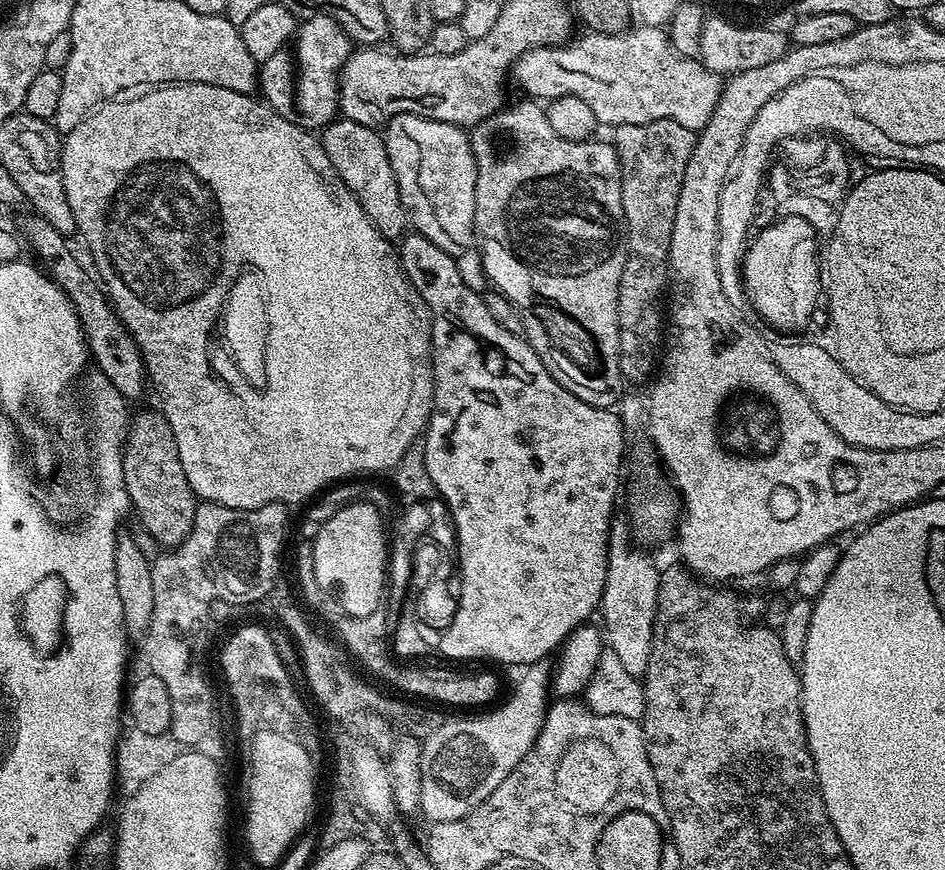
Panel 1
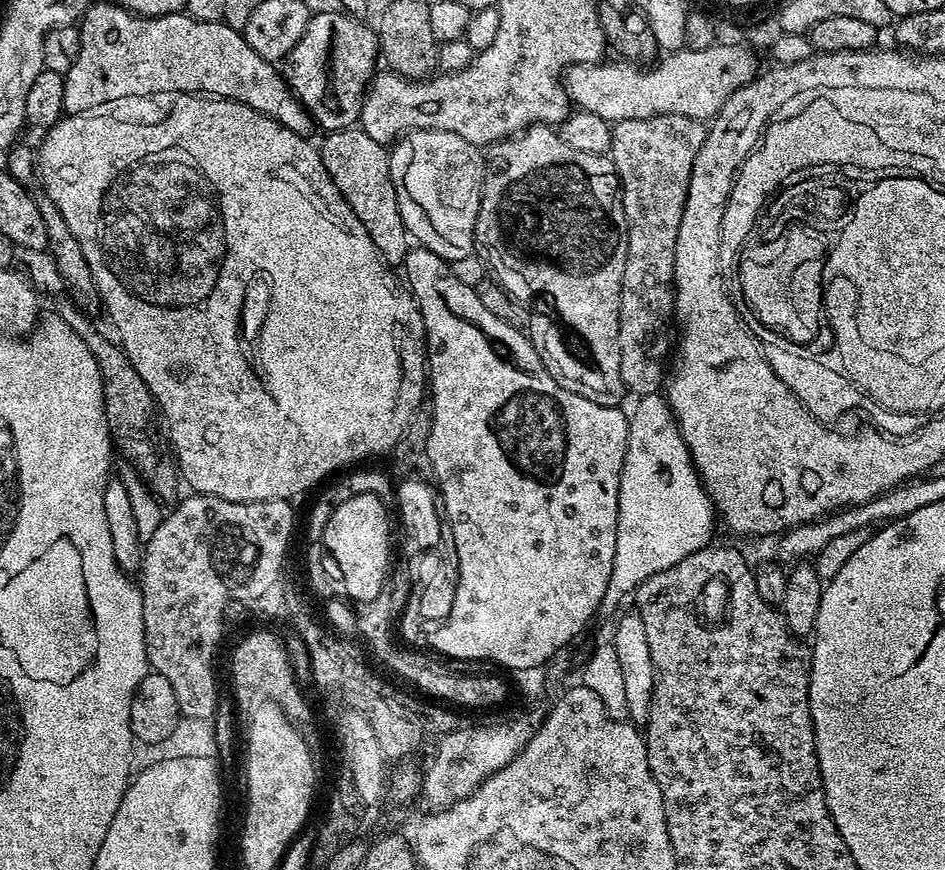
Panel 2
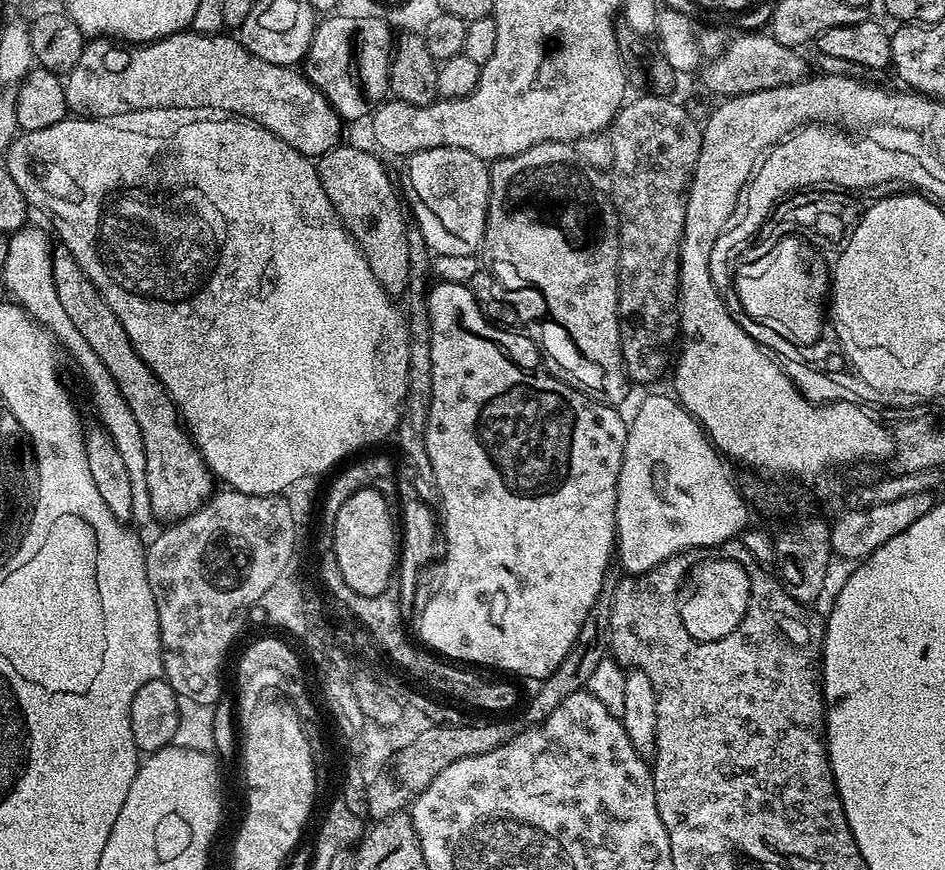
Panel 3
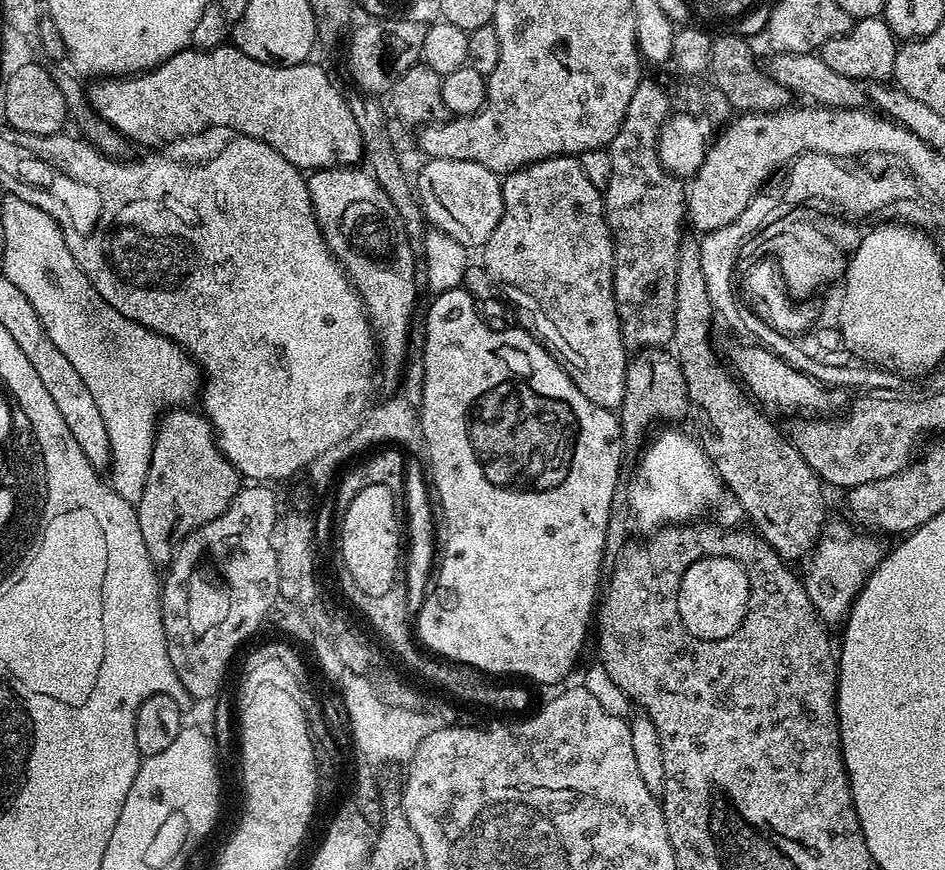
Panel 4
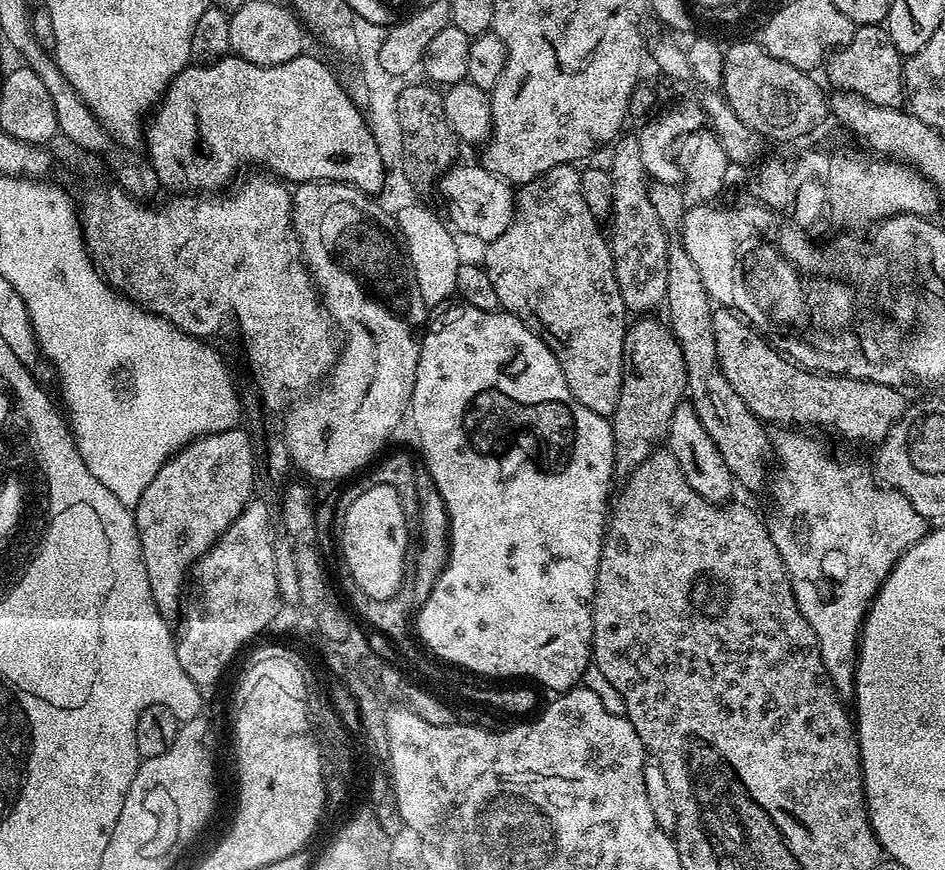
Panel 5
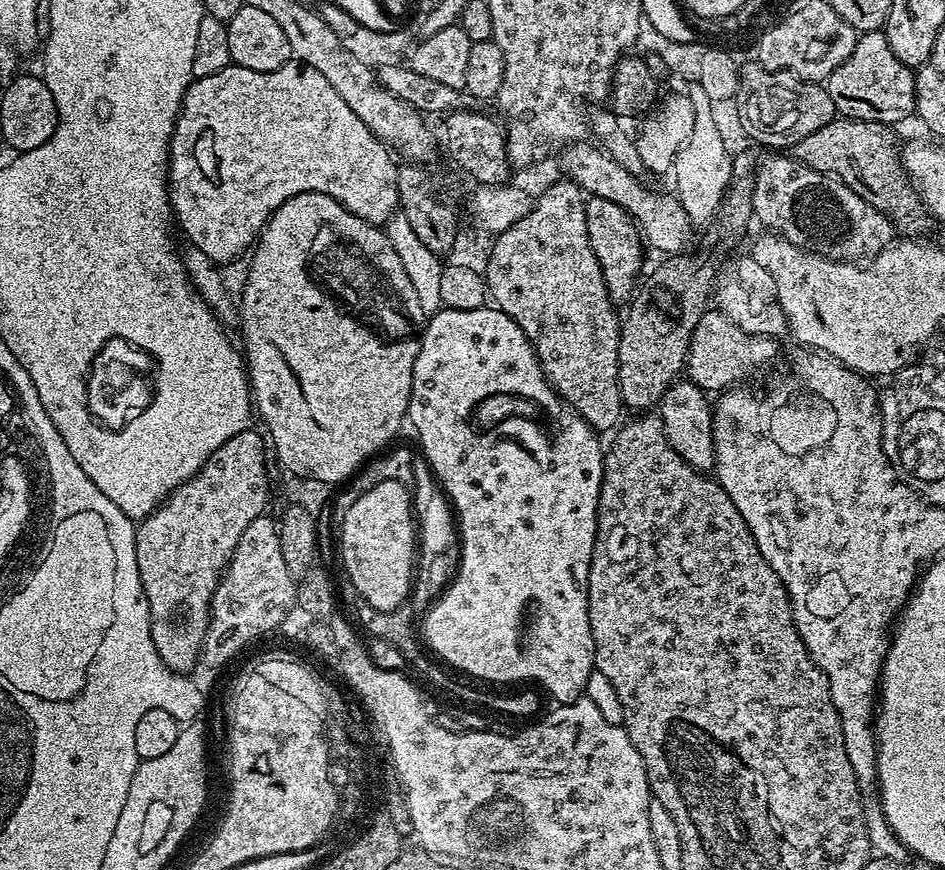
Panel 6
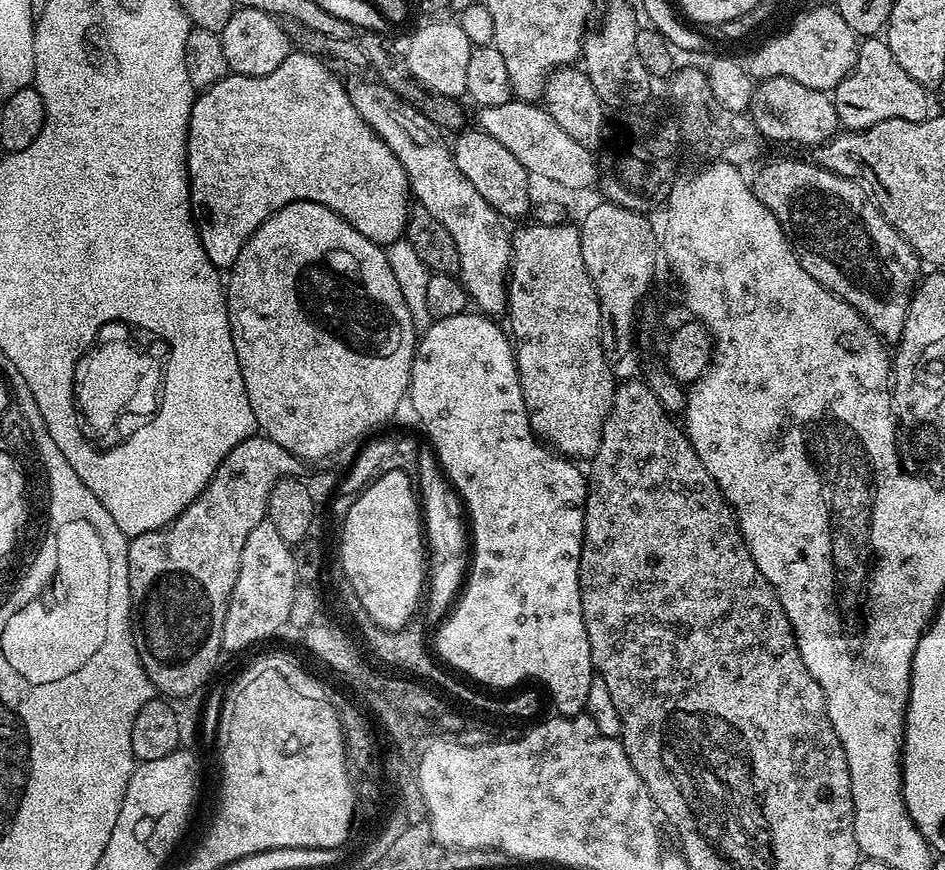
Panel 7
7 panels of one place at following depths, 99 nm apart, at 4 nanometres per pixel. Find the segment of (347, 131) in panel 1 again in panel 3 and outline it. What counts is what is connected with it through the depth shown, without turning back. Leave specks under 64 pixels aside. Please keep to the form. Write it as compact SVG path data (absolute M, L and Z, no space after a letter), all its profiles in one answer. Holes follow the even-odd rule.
M344 147L331 148L315 161L315 179L322 182L322 190L326 190L326 198L330 198L345 230L364 251L365 258L370 262L370 270L374 270L374 278L378 278L389 296L403 297L410 274L410 250L406 242L408 224L401 197L400 200L396 197L396 188L375 151Z

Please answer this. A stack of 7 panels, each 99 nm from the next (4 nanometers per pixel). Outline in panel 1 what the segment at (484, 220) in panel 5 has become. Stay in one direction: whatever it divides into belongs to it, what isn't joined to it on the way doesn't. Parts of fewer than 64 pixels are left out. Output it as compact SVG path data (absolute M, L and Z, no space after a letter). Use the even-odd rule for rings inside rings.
M398 114L387 121L382 135L411 227L419 235L430 238L434 246L446 250L446 254L457 257L469 251L473 247L476 231L474 226L476 163L469 133L456 124L438 122L418 114Z

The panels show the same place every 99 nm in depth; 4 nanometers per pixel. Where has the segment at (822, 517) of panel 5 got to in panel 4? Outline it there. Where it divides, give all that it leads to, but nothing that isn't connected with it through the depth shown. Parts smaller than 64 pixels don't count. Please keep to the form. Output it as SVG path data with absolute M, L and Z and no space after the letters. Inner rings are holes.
M832 522L824 528L815 548L807 557L808 573L802 576L804 589L810 594L816 615L828 626L839 625L847 617L856 596L868 581L868 575L878 567L886 551L885 545L880 545L875 535L865 534L851 523L848 524Z

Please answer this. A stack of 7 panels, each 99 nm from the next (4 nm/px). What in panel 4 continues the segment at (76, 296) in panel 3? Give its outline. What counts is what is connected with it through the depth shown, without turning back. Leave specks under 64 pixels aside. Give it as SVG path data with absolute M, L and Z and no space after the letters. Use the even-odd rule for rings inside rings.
M177 406L159 417L146 490L142 490L142 498L134 505L138 527L142 529L142 539L146 542L146 554L150 554L152 563L157 566L171 564L184 538L214 522L242 487L240 473L216 447L208 417L199 411L188 411L192 410Z

